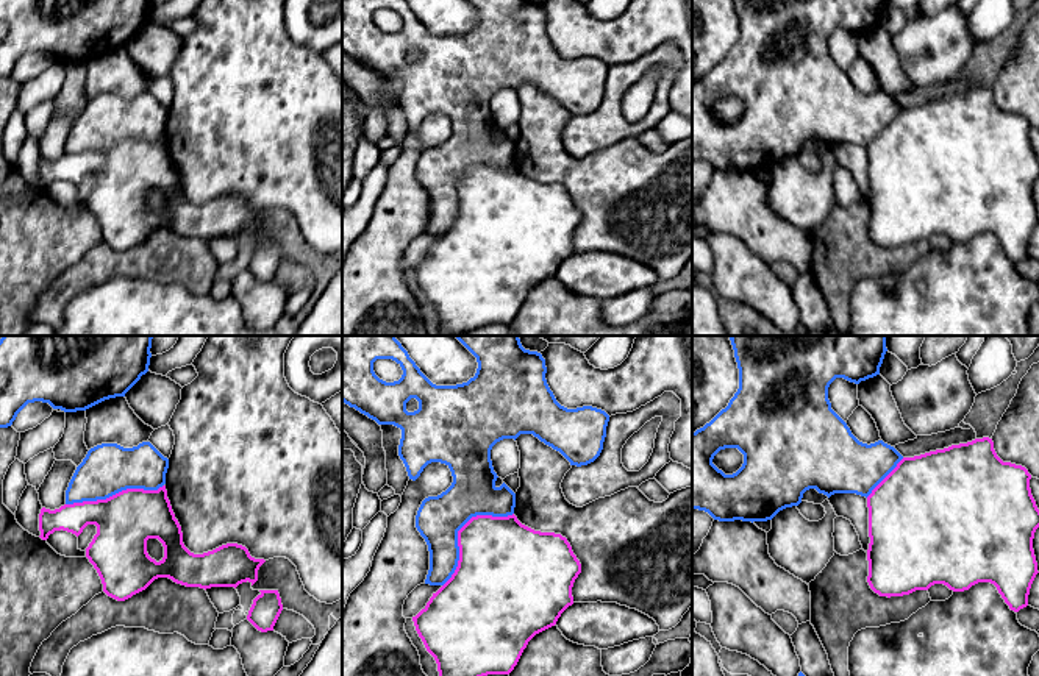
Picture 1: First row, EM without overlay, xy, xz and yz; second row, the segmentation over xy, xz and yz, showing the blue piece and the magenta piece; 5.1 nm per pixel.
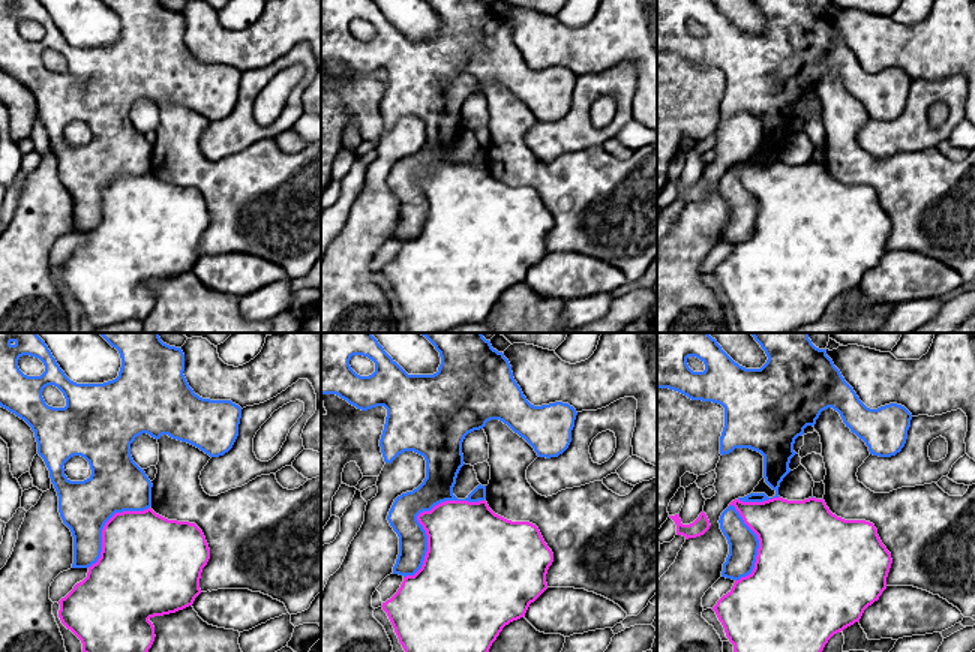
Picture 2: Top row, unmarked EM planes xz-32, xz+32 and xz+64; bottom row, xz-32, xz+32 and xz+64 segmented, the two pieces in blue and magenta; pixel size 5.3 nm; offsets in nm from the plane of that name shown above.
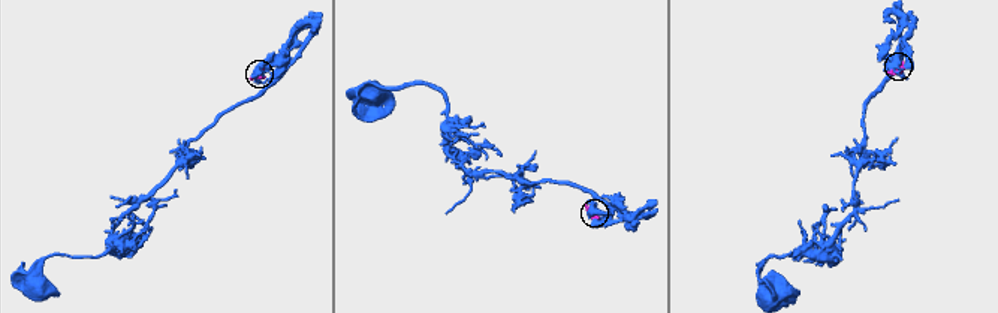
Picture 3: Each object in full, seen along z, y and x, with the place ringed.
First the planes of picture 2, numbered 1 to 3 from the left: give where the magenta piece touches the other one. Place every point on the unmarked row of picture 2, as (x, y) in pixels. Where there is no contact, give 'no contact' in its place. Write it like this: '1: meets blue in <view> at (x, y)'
1: meets blue in xz-32 at (104, 189)
2: meets blue in xz+32 at (416, 182)
3: meets blue in xz+64 at (758, 209)

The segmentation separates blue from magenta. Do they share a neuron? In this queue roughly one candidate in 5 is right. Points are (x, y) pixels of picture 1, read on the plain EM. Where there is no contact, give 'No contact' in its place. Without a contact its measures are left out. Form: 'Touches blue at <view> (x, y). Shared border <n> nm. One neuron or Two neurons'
Touches blue at xz (458, 180). Shared border 550 nm. Two neurons

